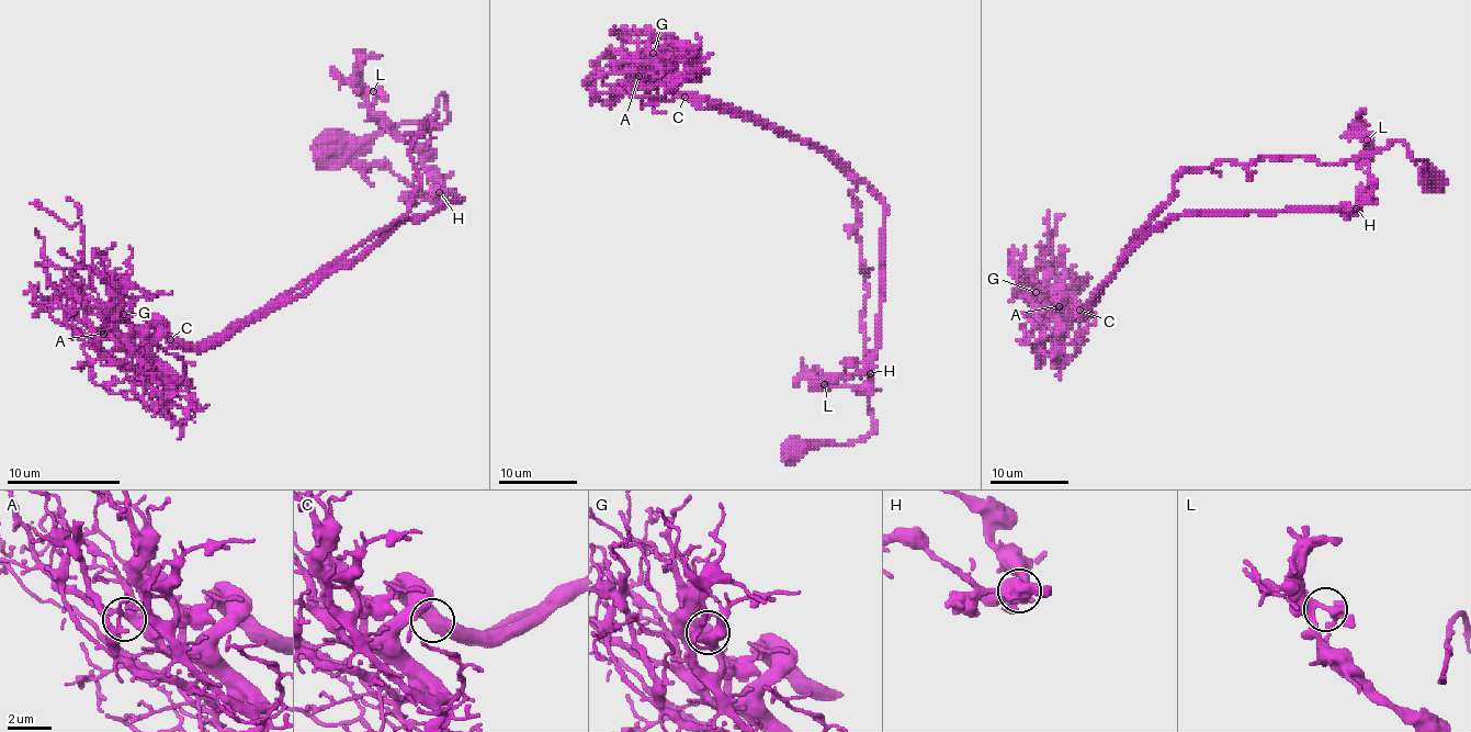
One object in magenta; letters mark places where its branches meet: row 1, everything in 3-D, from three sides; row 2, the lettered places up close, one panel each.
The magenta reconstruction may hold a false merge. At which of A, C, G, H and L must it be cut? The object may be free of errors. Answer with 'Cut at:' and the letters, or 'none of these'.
Cut at: none of these

